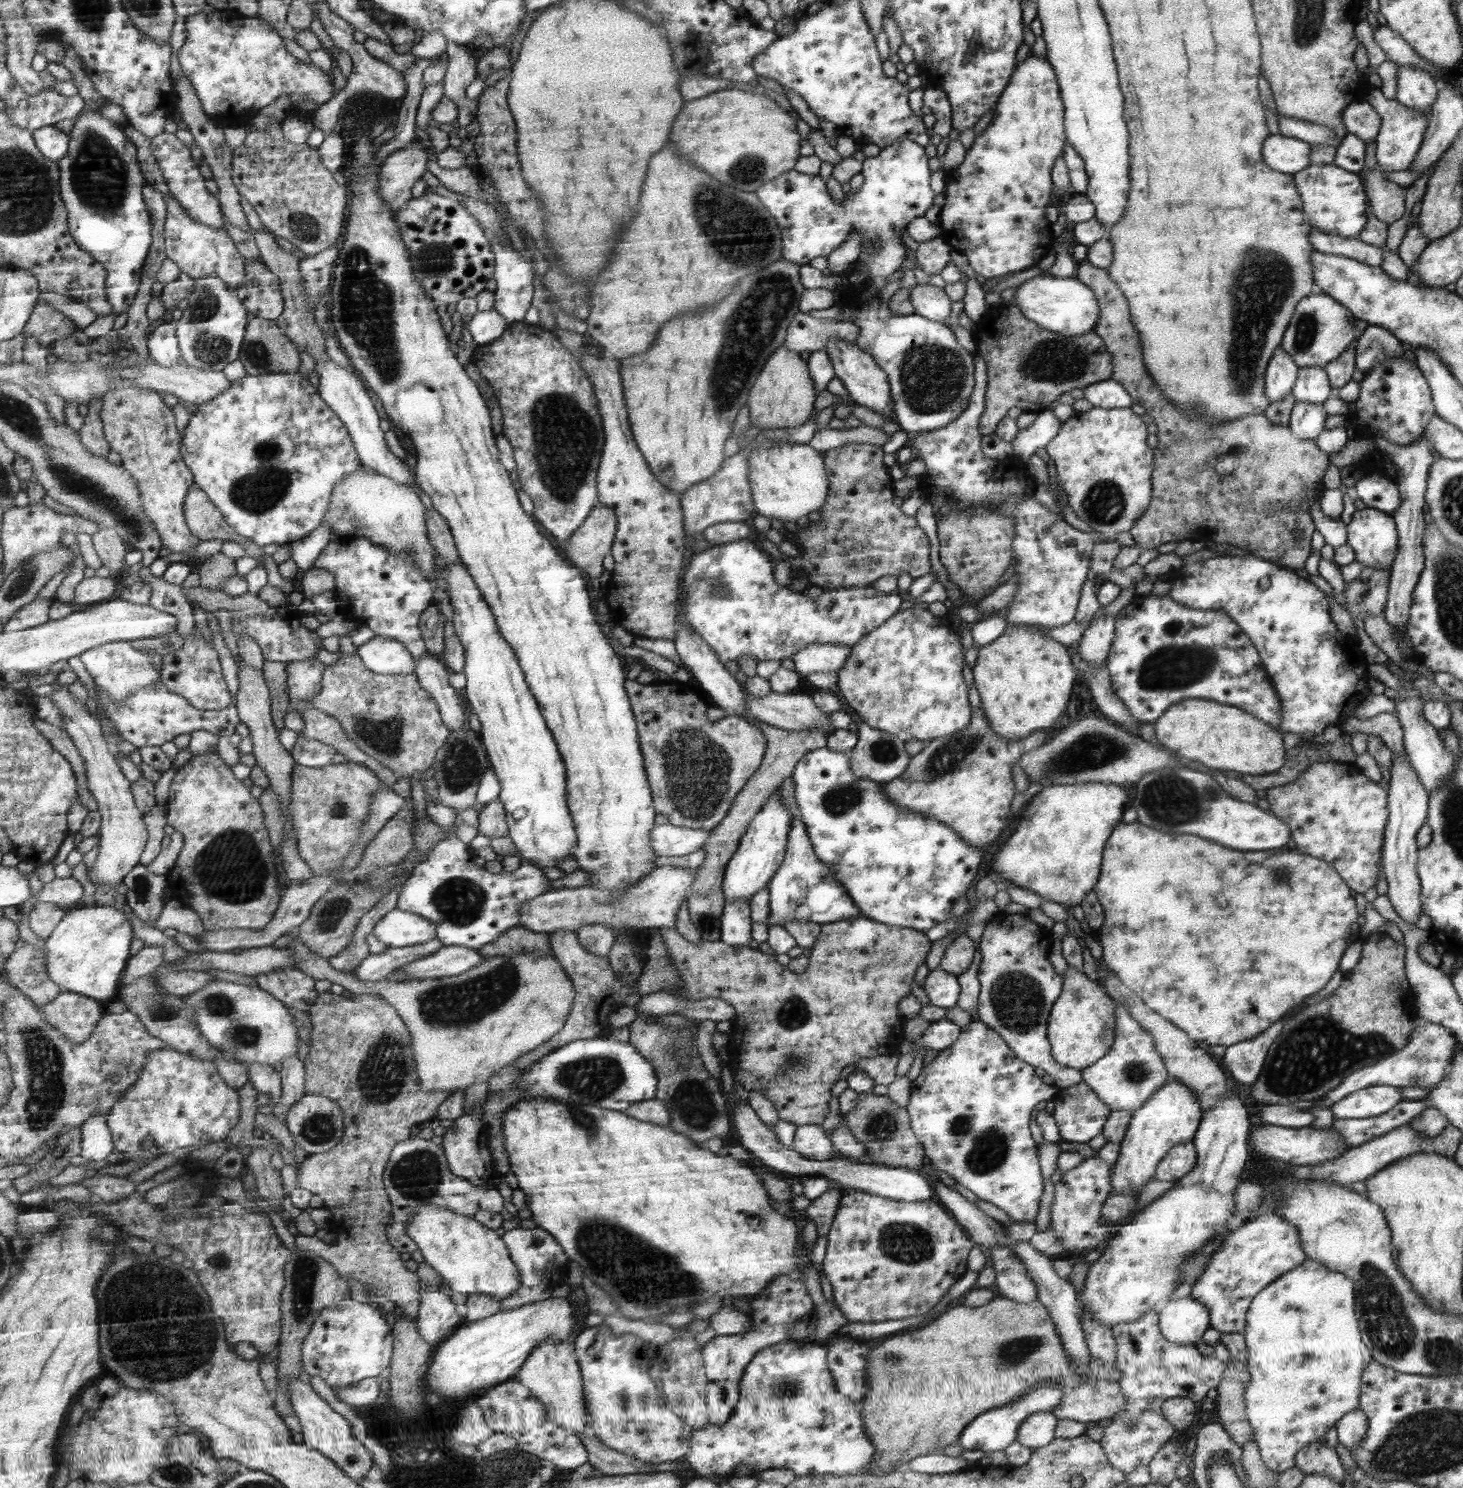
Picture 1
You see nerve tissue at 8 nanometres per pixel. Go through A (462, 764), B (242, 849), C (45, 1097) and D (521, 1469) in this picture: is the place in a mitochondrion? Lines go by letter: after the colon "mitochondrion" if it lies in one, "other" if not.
A: mitochondrion
B: mitochondrion
C: mitochondrion
D: mitochondrion

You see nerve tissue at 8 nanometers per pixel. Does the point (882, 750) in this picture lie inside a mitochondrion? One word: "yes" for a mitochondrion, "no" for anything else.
yes

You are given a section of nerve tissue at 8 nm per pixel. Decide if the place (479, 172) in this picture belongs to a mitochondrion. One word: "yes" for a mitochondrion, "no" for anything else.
no

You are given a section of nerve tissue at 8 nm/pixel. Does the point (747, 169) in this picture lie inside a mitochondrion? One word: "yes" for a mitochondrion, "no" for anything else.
yes

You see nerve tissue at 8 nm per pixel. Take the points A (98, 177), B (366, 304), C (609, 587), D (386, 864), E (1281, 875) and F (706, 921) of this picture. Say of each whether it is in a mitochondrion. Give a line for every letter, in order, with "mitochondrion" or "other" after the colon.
A: mitochondrion
B: mitochondrion
C: other
D: other
E: mitochondrion
F: mitochondrion

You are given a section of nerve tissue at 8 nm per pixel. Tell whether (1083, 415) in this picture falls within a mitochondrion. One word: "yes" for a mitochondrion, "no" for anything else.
no

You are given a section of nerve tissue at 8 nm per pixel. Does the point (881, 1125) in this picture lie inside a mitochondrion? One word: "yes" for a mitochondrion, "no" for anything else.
yes

